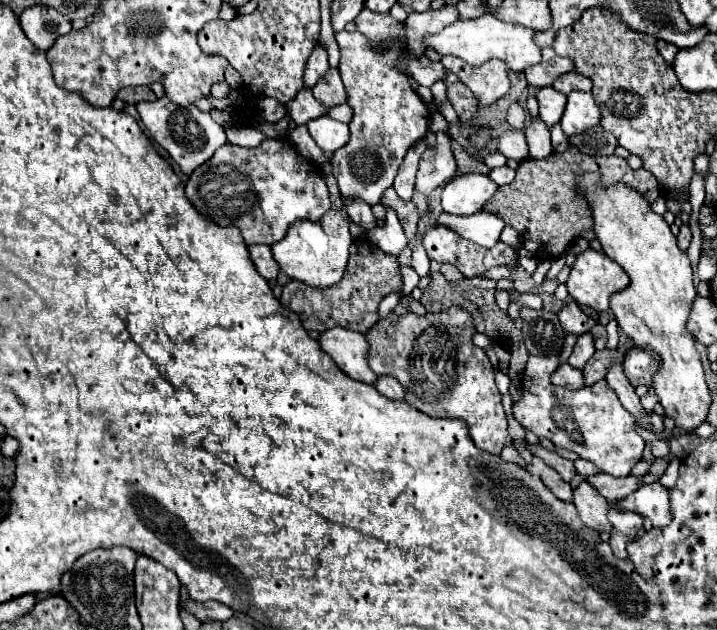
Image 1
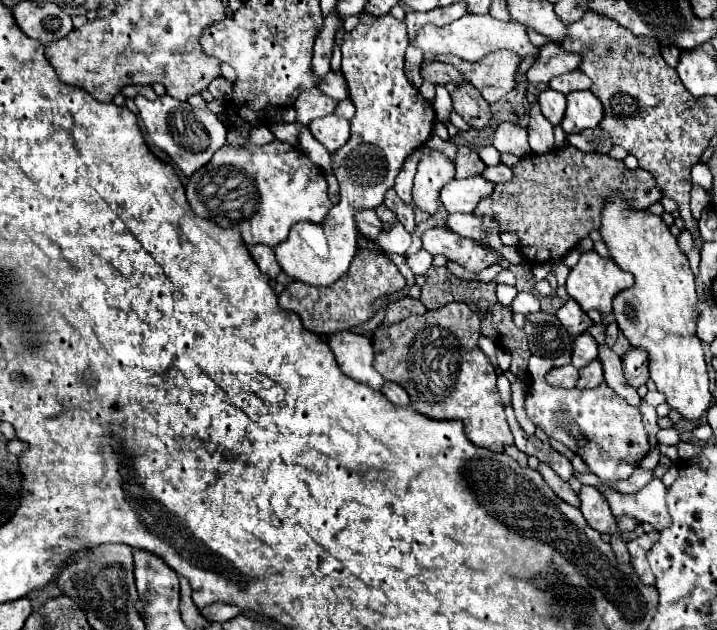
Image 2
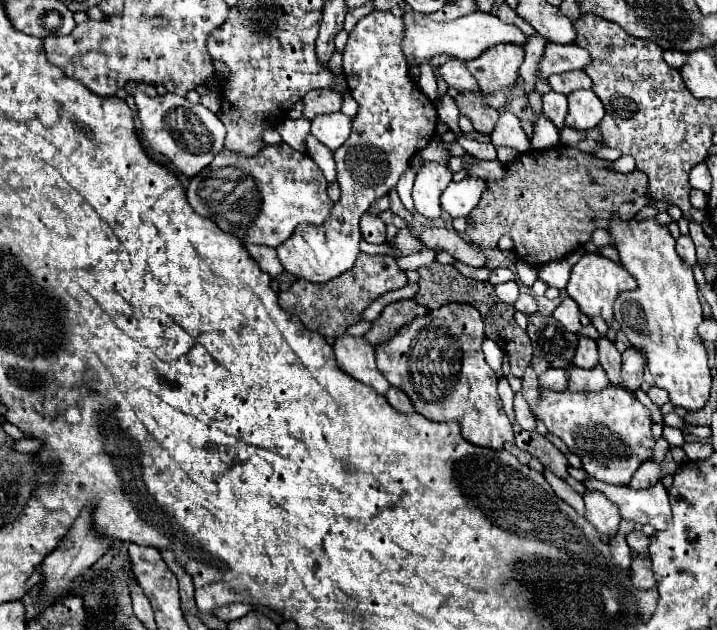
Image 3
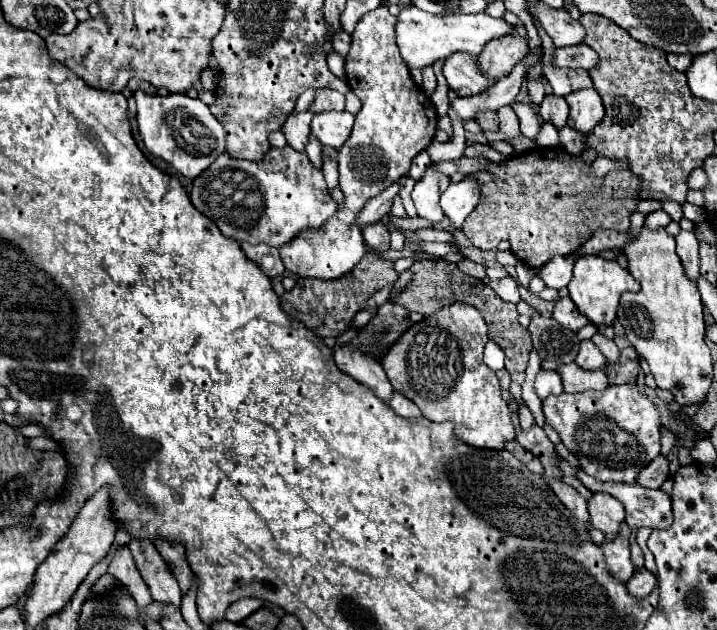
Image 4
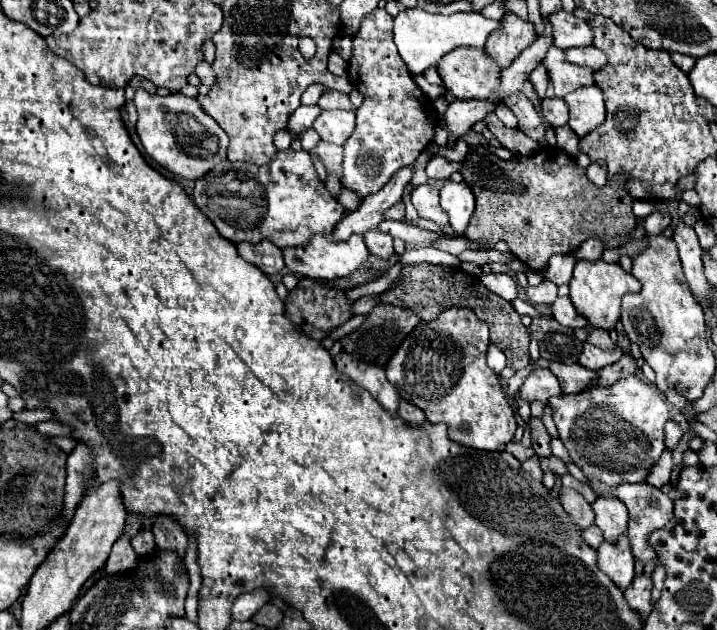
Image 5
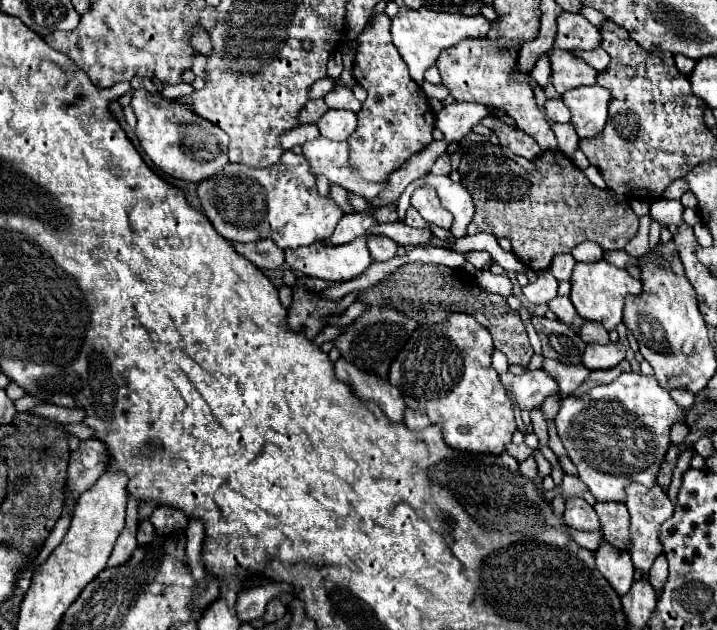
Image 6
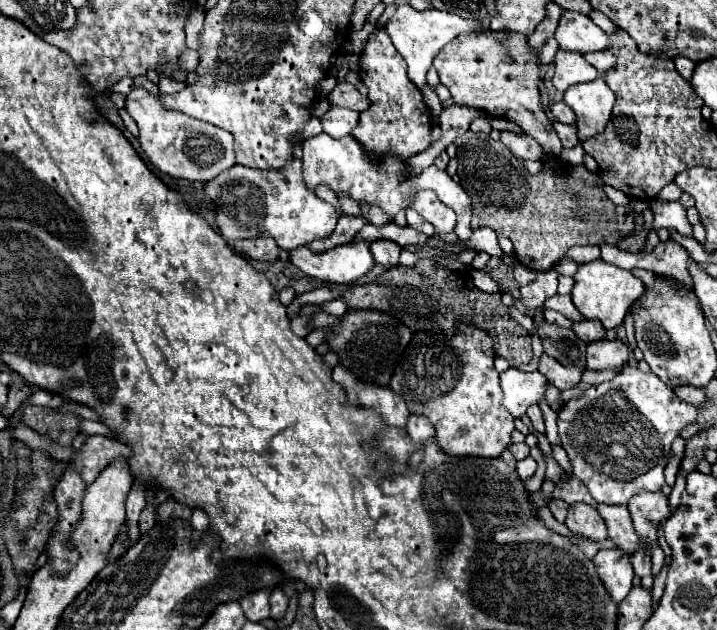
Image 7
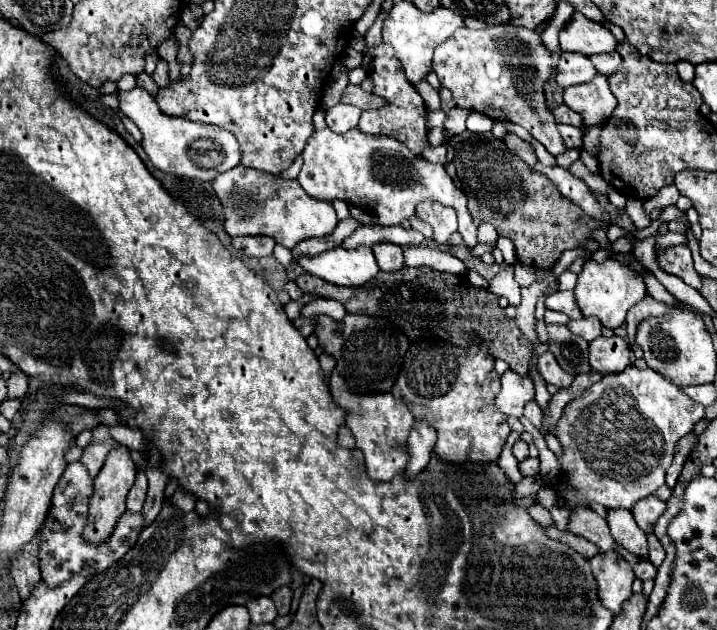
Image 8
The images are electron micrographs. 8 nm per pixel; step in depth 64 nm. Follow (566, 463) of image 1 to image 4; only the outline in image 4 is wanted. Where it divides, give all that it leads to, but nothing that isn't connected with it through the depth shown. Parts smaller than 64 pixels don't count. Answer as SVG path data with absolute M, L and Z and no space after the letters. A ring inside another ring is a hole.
M456 302L410 326L380 358L380 364L394 390L412 400L424 418L454 422L456 436L470 446L502 450L504 442L514 440L514 426L500 396L498 378L482 360L486 342L486 322L480 312ZM534 424L528 432L520 432L520 434L516 436L516 442L518 442L524 450L528 450L528 452L532 452L536 458L540 458L540 462L542 462L542 466L544 466L544 478L546 478L546 482L552 480L552 478L562 478L562 472L560 472L560 468L556 466L558 454L556 454L556 450L554 450L554 444L548 440L548 436L544 434L544 430L542 430L540 426Z

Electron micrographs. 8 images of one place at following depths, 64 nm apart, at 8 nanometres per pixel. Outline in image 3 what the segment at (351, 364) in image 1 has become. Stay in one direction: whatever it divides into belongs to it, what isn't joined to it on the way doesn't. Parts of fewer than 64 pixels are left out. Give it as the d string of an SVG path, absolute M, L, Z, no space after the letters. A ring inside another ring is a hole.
M342 334L334 340L332 348L342 372L346 372L348 376L362 384L372 386L382 396L388 392L390 384L384 378L384 374L376 368L374 348L368 340L364 340L362 336Z

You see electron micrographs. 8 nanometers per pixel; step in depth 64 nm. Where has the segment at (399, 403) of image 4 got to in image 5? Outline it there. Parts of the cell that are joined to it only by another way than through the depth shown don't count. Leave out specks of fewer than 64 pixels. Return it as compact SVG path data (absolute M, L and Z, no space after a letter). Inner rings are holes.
M400 398L400 408L398 408L398 416L400 416L400 418L404 418L406 422L414 424L414 426L420 426L420 424L424 424L424 420L426 420L424 412L422 412L422 410L420 410L418 406L414 406L414 404L406 402L404 398Z

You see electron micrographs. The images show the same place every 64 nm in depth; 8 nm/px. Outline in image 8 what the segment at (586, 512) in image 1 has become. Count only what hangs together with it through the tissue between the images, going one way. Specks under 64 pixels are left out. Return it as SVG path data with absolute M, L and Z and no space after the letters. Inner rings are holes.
M624 508L606 510L606 512L608 512L606 520L610 526L610 534L616 540L616 544L620 544L624 550L628 550L638 558L646 558L648 556L646 534L642 534L640 528L634 524L632 512Z

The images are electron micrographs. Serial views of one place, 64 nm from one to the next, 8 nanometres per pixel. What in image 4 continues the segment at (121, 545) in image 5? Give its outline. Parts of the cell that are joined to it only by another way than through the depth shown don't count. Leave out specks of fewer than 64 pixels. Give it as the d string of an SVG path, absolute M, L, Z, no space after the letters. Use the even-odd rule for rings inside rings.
M126 546L118 548L118 552L116 552L116 556L114 556L108 572L112 572L128 588L128 592L132 594L132 598L138 604L140 612L152 602L152 596L150 596L150 592L148 592L142 576L136 572L136 564L134 564L132 554L128 552Z

